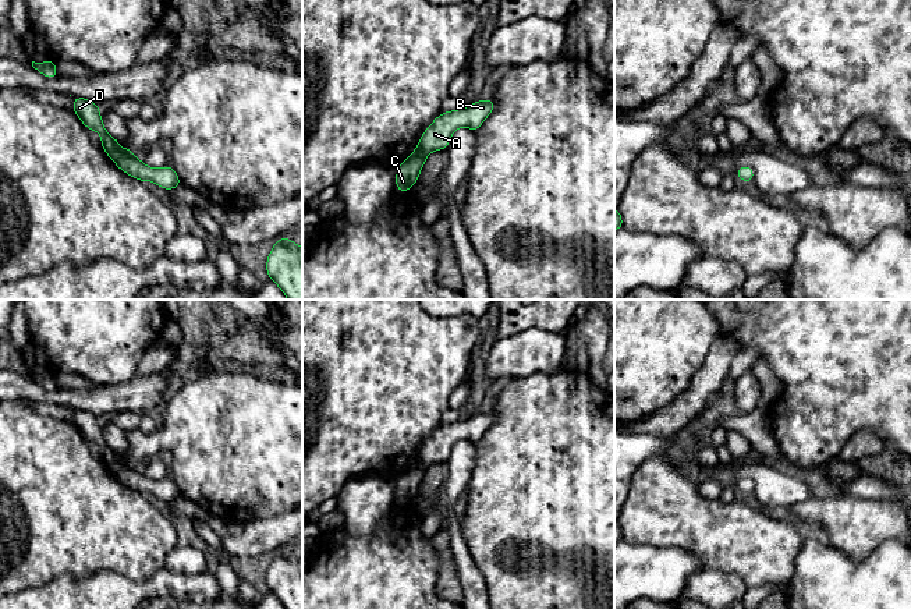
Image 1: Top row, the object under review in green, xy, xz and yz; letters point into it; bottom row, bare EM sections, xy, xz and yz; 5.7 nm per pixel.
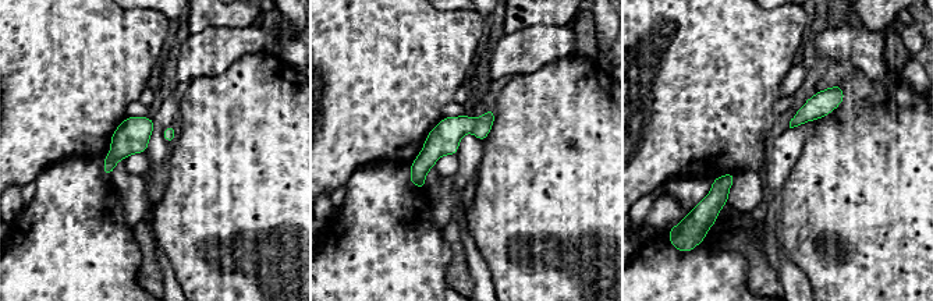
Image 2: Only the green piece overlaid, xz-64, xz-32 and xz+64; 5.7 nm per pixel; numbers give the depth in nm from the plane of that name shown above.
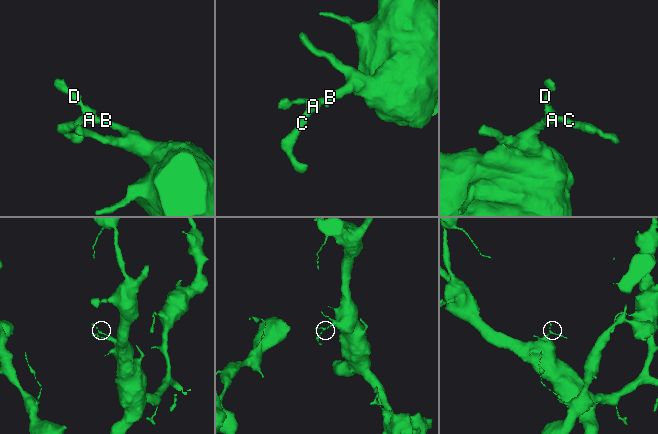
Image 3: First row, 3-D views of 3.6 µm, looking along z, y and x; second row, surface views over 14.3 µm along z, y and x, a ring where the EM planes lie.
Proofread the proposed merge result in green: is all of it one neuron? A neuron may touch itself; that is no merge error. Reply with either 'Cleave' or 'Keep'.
Keep

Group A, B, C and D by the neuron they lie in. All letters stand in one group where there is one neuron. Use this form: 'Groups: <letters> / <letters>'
Groups: A B C D

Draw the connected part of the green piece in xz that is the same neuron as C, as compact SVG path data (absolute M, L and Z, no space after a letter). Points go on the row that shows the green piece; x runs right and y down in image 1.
M490 98L476 100L465 109L443 111L436 117L423 131L416 149L397 166L397 191L405 192L418 181L428 155L437 149L446 151L456 130L464 125L476 132L495 106L496 103Z

